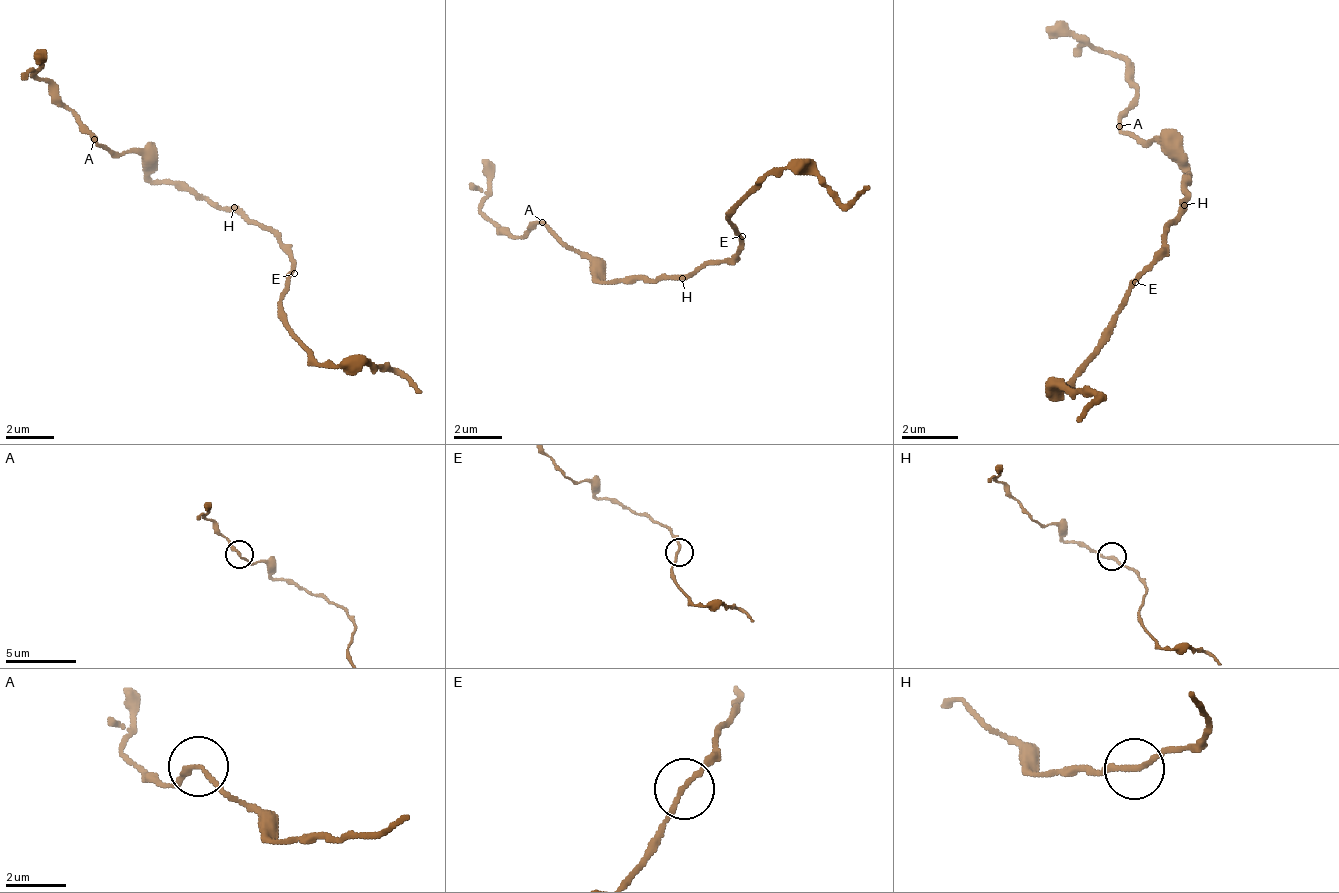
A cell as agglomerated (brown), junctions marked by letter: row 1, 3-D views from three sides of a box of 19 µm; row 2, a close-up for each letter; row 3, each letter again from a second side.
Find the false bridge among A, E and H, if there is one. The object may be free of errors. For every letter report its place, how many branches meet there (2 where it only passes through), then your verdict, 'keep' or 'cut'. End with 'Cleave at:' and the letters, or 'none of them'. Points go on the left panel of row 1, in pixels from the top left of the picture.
A: place (94, 139); branches 2; keep
E: place (294, 273); branches 2; keep
H: place (234, 207); branches 2; keep
Cleave at: none of them

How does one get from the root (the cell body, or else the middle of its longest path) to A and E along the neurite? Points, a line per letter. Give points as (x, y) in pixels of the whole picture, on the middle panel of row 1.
A: (682, 278), (639, 278), (633, 284), (603, 284), (603, 278), (585, 260), (579, 260), (543, 224)
E: (682, 278), (694, 278), (706, 266), (718, 266), (742, 242), (742, 236)

